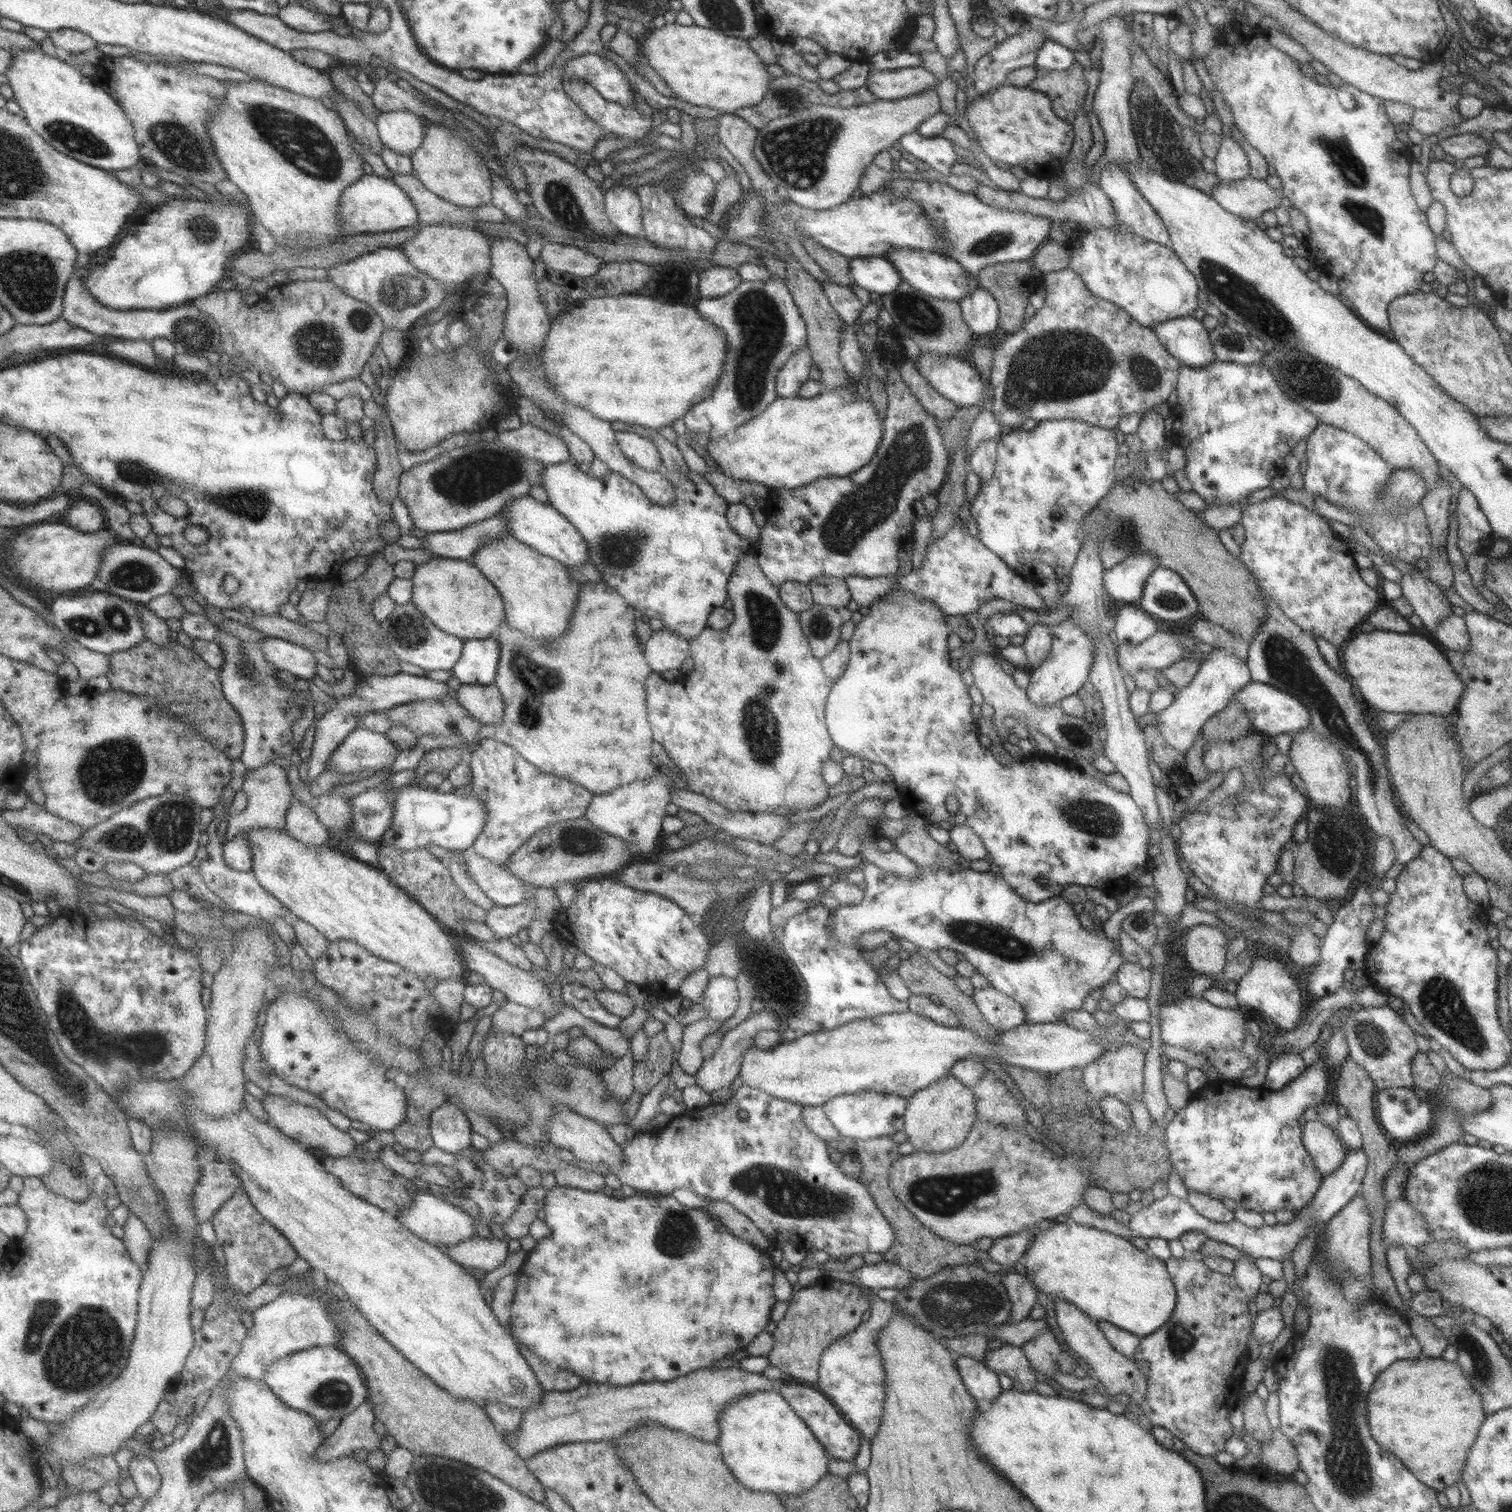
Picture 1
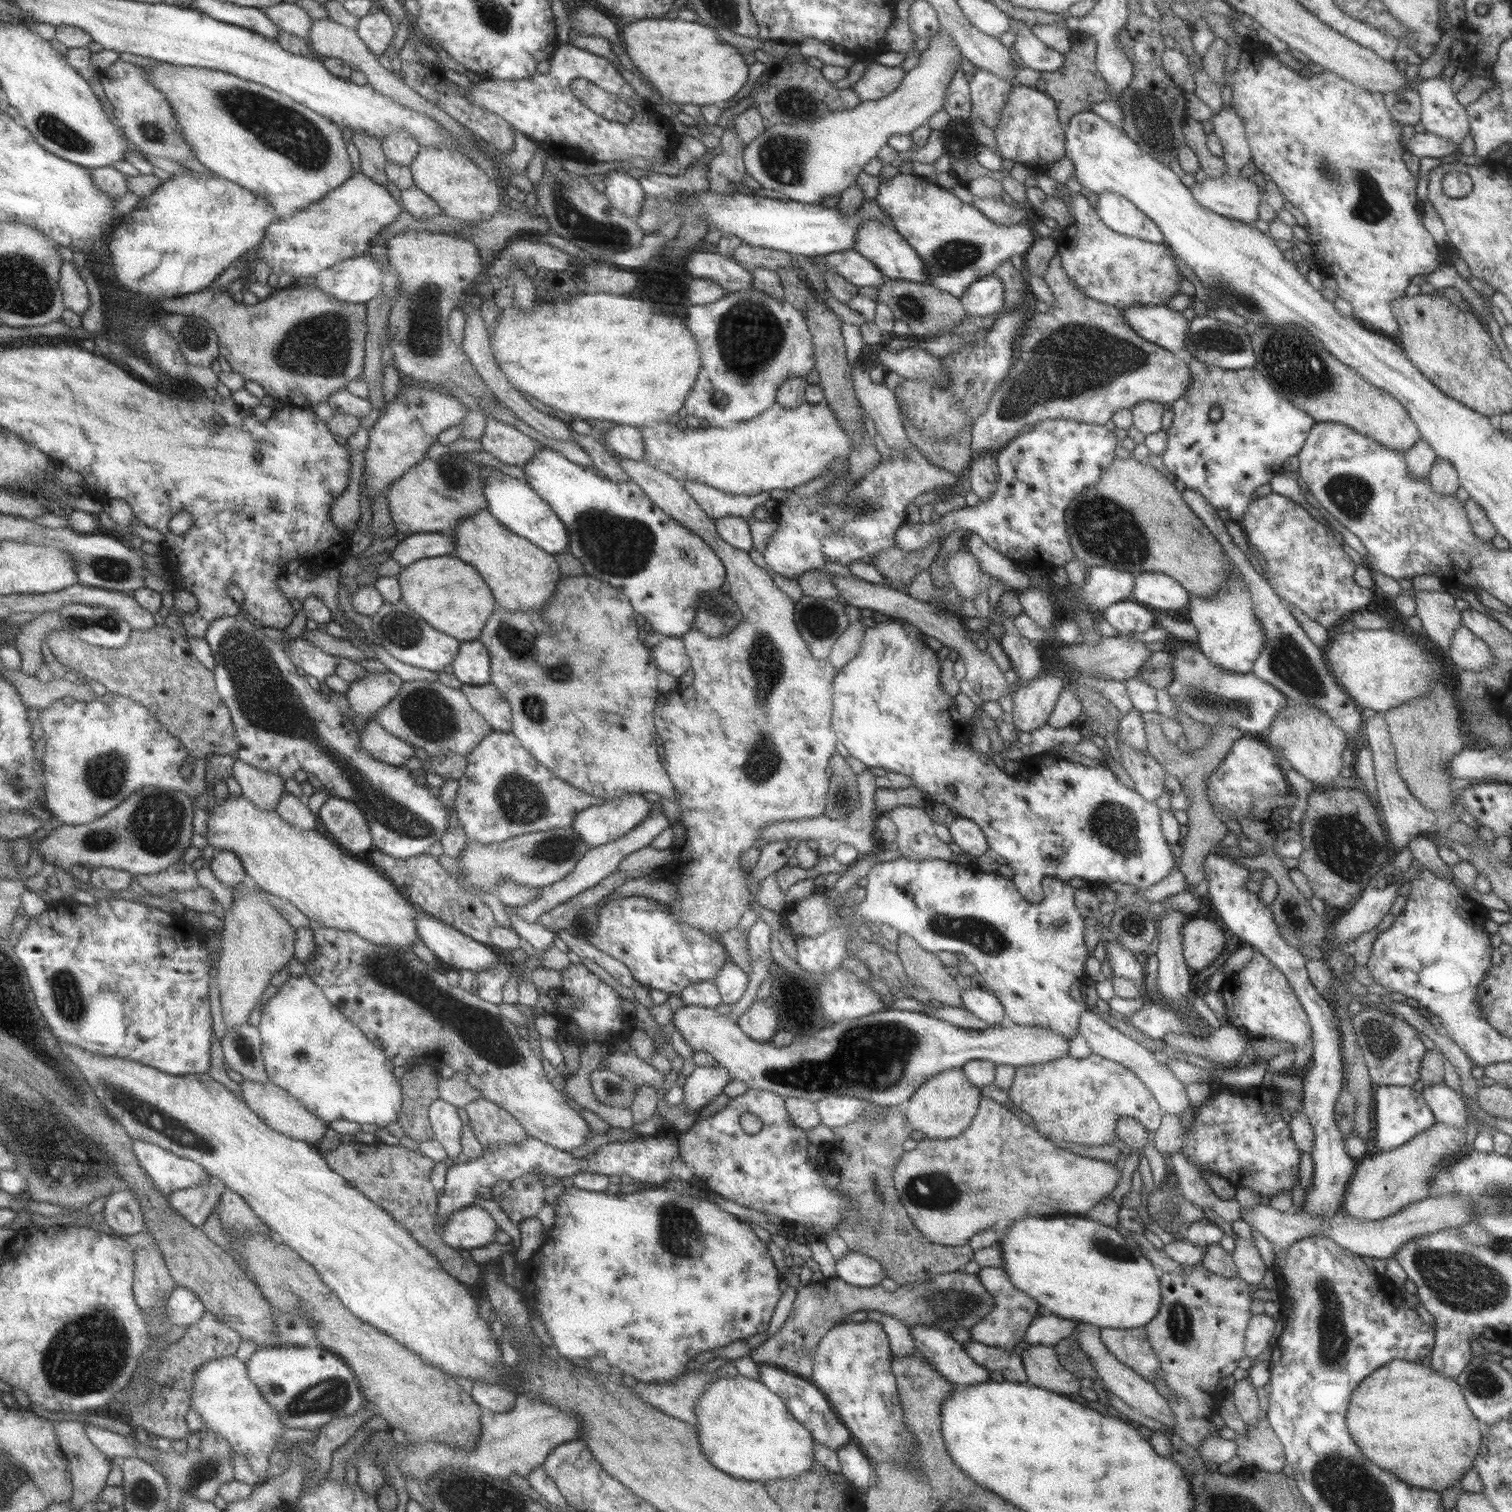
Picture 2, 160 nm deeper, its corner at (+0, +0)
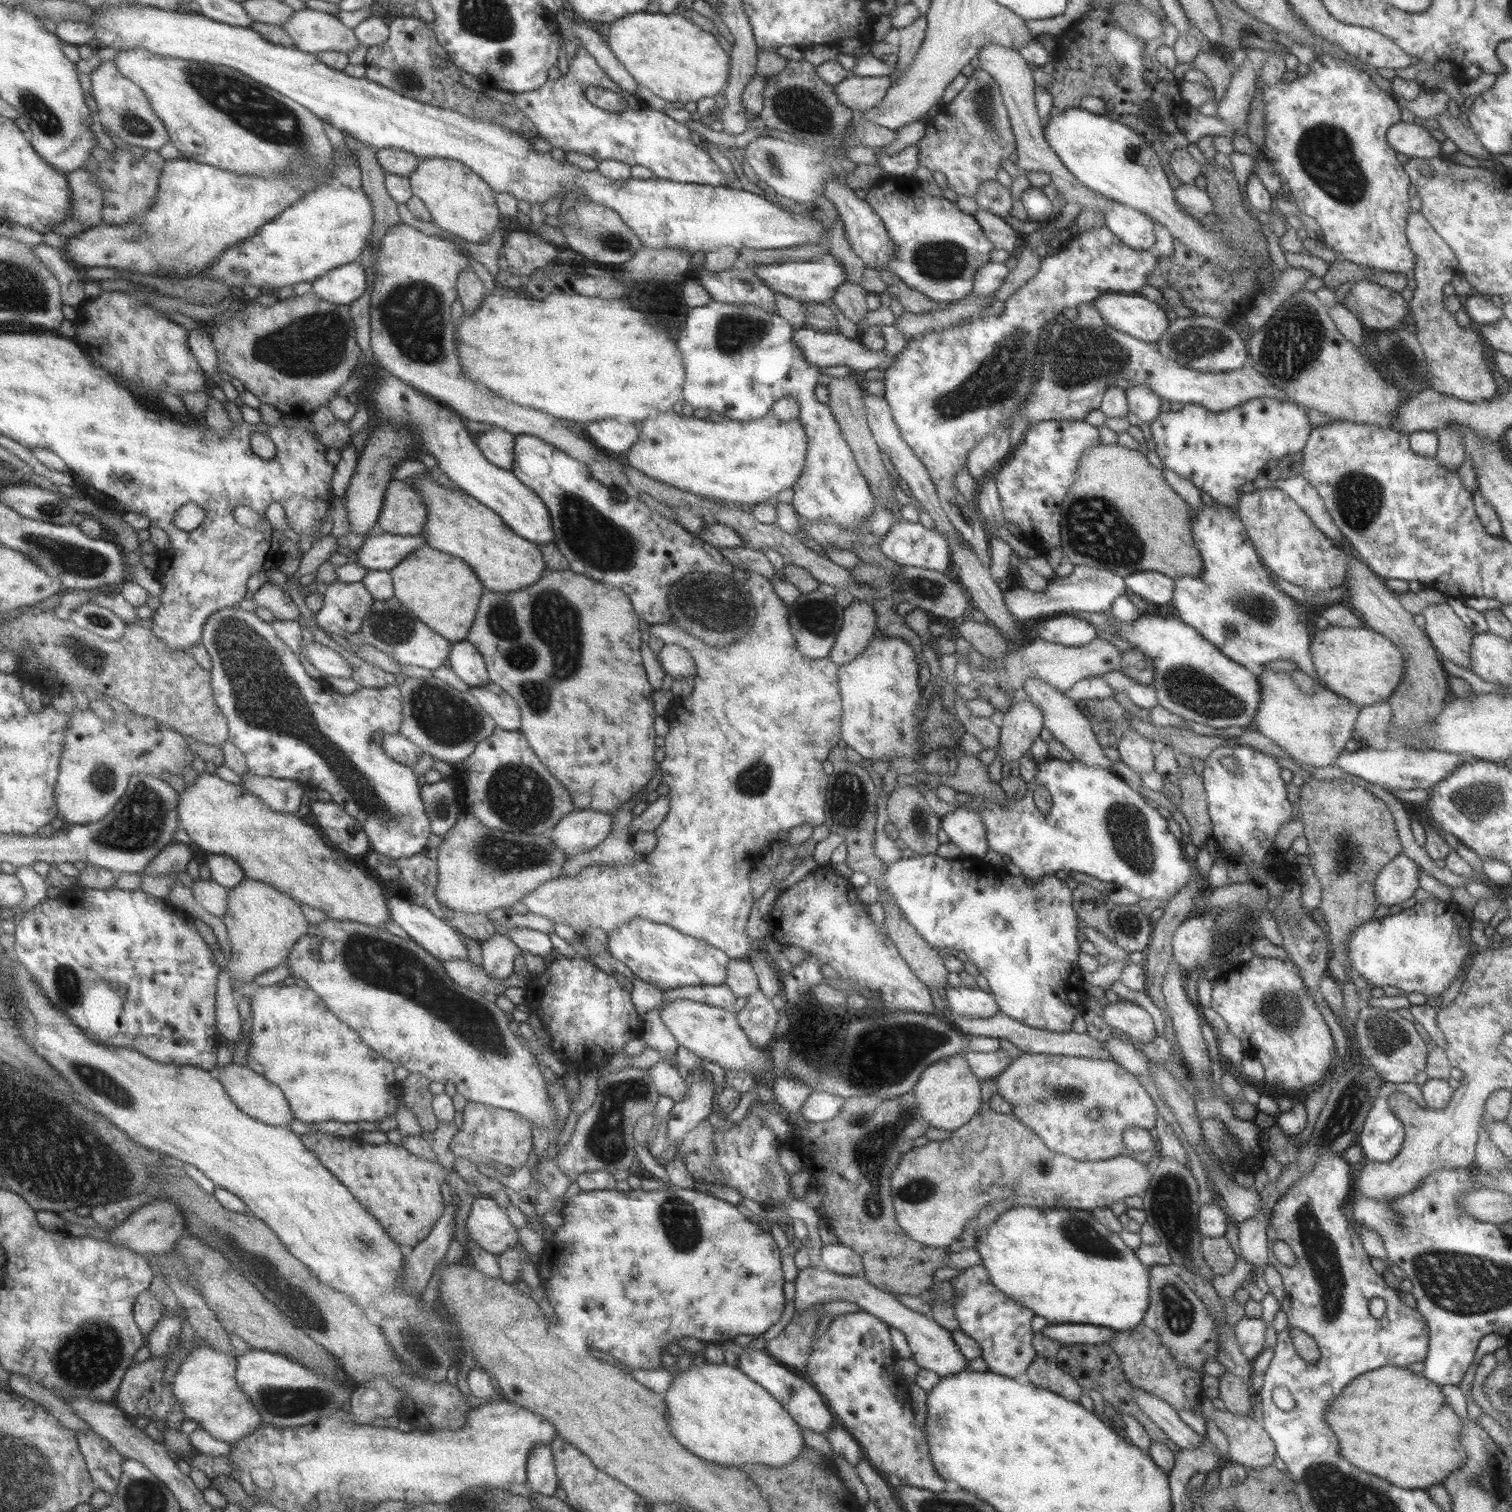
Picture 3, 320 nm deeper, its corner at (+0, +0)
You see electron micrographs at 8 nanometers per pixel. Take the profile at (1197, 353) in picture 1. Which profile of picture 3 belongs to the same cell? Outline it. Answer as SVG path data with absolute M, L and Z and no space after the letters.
M1108 292L1092 303L1107 326L1137 340L1153 344L1166 331L1165 311L1139 294Z

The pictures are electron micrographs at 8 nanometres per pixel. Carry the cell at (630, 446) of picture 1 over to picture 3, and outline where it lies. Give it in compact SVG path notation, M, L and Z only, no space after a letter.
M601 419L585 424L585 437L607 454L621 454L637 440L638 430L629 422Z

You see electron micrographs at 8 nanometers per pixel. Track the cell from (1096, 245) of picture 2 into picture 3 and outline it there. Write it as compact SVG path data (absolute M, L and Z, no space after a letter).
M1103 224L1103 227L1079 233L1079 235L1073 237L1073 239L1069 239L1067 243L1059 246L1059 248L1060 249L1056 252L1049 253L1047 257L1043 257L1040 260L1037 272L1032 277L1029 277L1025 281L1025 284L1018 287L1018 289L1004 302L1003 313L998 313L994 316L988 315L982 318L975 317L965 320L964 323L959 322L957 325L938 328L938 330L929 333L922 333L920 336L911 338L892 358L891 364L887 367L887 370L884 370L884 377L881 378L884 384L883 397L889 405L891 418L896 424L901 438L905 441L905 444L908 444L908 447L917 457L917 460L925 466L925 470L927 471L927 474L929 474L935 492L938 495L939 504L941 505L943 512L947 515L948 521L953 524L962 540L965 540L966 544L972 549L975 556L979 559L979 562L984 564L987 568L991 562L991 552L989 552L989 539L991 534L989 534L984 528L978 509L974 505L968 505L967 501L961 496L961 493L955 488L953 479L954 476L956 476L956 472L959 472L964 468L967 454L974 446L976 446L977 442L982 438L985 438L990 432L993 432L993 430L1000 426L1004 420L1014 418L1014 416L1018 414L1018 408L1020 408L1020 406L1024 404L1024 400L1026 400L1026 394L1028 394L1028 390L1030 390L1038 366L1039 346L1037 346L1037 344L1043 342L1047 325L1060 319L1063 308L1077 308L1080 304L1083 304L1084 302L1091 303L1092 300L1096 299L1100 294L1108 292L1138 294L1138 288L1146 284L1146 274L1156 268L1157 255L1154 250L1133 250L1129 247L1125 247L1117 237L1109 233L1105 224Z

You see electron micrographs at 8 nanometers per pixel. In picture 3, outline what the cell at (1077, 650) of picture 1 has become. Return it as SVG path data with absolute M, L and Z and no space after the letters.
M1028 698L1012 703L1009 710L1001 714L1000 735L996 745L996 755L1000 762L1018 764L1019 758L1028 752L1031 743L1040 736L1043 715Z

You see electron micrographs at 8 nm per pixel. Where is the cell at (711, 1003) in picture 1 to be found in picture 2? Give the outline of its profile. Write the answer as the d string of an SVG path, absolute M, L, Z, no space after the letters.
M727 960L713 979L722 1004L733 1005L740 1000L748 983L748 974L733 961Z

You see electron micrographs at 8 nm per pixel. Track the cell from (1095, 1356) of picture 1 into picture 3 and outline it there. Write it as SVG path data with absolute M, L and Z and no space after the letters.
M1132 1388L1132 1395L1138 1407L1163 1431L1179 1449L1193 1450L1202 1444L1204 1438L1183 1423L1163 1399L1147 1394L1138 1388Z

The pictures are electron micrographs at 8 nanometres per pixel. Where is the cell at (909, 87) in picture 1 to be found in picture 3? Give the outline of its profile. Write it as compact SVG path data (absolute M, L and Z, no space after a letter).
M849 74L841 82L833 85L837 101L856 114L877 107L890 87L887 75L855 76Z

